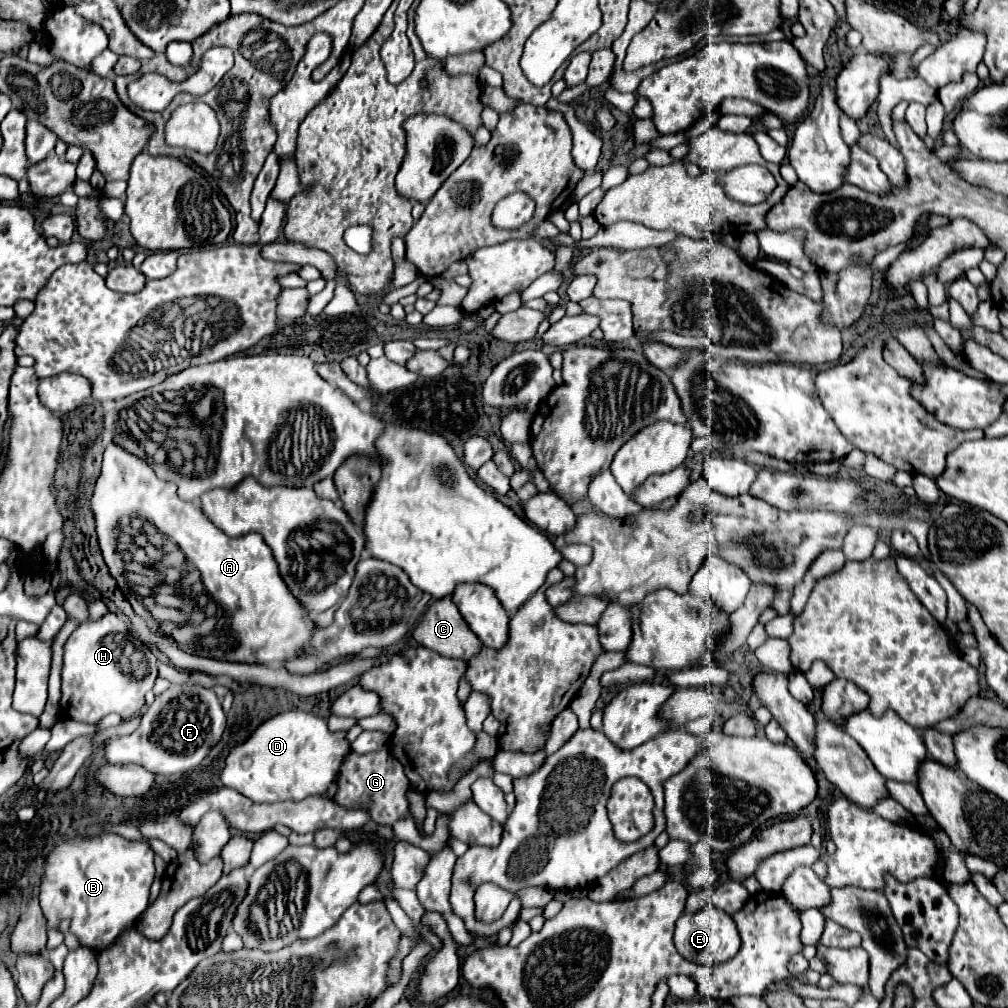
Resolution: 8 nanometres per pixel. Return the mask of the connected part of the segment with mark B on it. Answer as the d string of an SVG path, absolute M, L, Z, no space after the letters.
M100 834L92 838L62 838L46 858L46 868L40 886L40 906L48 918L48 928L56 930L58 920L70 920L70 932L74 932L82 946L92 950L108 948L122 930L136 924L136 918L146 910L150 886L154 882L154 850L142 842L132 842L116 834Z

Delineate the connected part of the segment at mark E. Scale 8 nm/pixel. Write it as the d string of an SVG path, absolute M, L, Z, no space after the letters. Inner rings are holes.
M704 906L704 910L680 916L680 920L676 922L674 944L678 952L690 962L718 964L730 960L740 950L740 934L730 914L726 914L724 910L716 910L714 906Z

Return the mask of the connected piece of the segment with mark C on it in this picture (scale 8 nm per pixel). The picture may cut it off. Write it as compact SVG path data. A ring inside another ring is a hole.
M444 596L444 598L434 600L430 604L428 612L424 614L422 622L414 628L414 634L412 636L414 636L416 642L420 642L422 646L426 646L426 648L430 648L430 650L434 650L434 652L438 652L442 656L460 658L460 660L466 660L466 662L470 658L474 658L476 654L480 654L480 648L484 648L482 642L480 642L480 638L476 638L476 634L464 622L462 614L458 612L458 608L450 600L450 596Z

